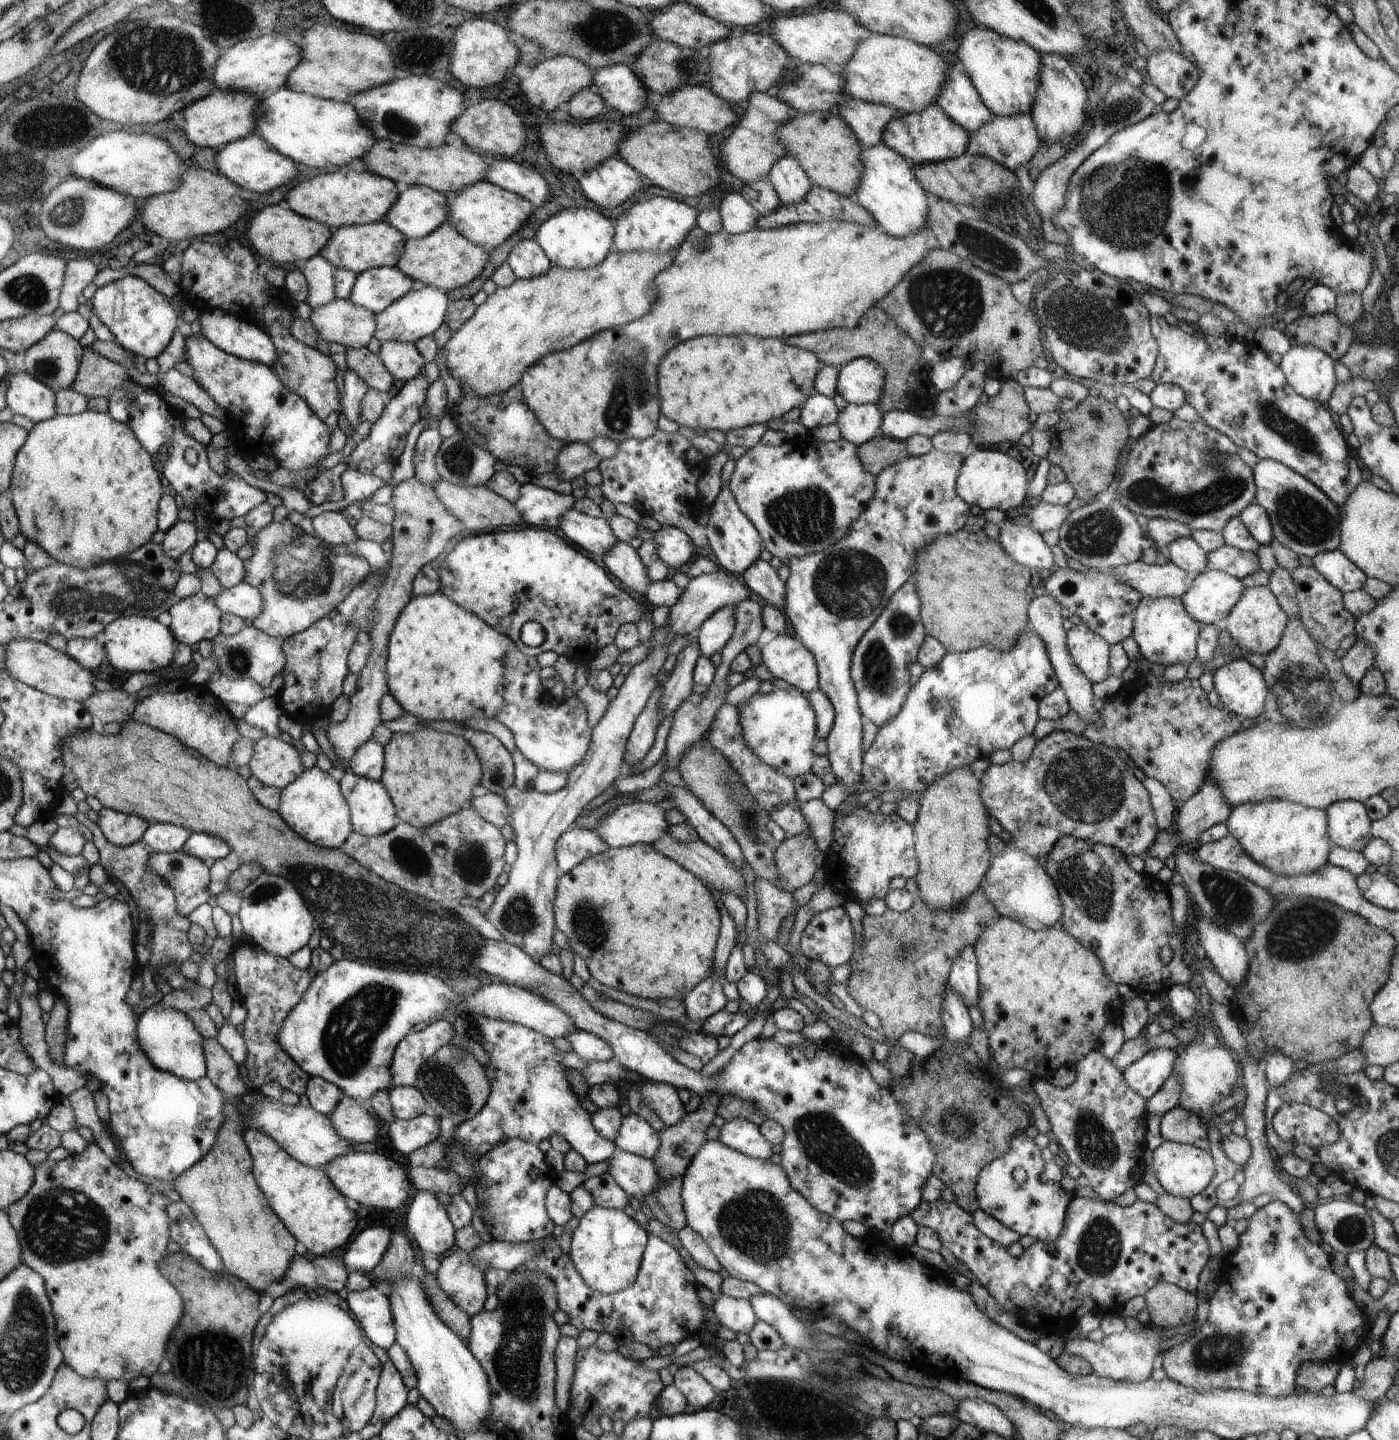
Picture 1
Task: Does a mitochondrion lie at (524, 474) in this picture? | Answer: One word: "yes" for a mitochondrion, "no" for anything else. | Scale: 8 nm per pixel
no

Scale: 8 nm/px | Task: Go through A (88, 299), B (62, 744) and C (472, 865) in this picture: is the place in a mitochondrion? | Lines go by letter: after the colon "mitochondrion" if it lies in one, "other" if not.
A: other
B: other
C: mitochondrion

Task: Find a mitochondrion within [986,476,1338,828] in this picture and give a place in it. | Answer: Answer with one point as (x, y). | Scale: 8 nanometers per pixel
(1084, 784)

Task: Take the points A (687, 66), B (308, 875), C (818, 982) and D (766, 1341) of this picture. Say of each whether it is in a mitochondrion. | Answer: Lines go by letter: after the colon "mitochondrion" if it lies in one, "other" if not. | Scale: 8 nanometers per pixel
A: mitochondrion
B: mitochondrion
C: other
D: other

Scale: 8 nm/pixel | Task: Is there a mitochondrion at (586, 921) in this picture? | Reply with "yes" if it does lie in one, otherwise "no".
yes

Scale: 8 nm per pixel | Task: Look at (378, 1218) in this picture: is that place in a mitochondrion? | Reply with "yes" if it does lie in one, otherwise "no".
no

